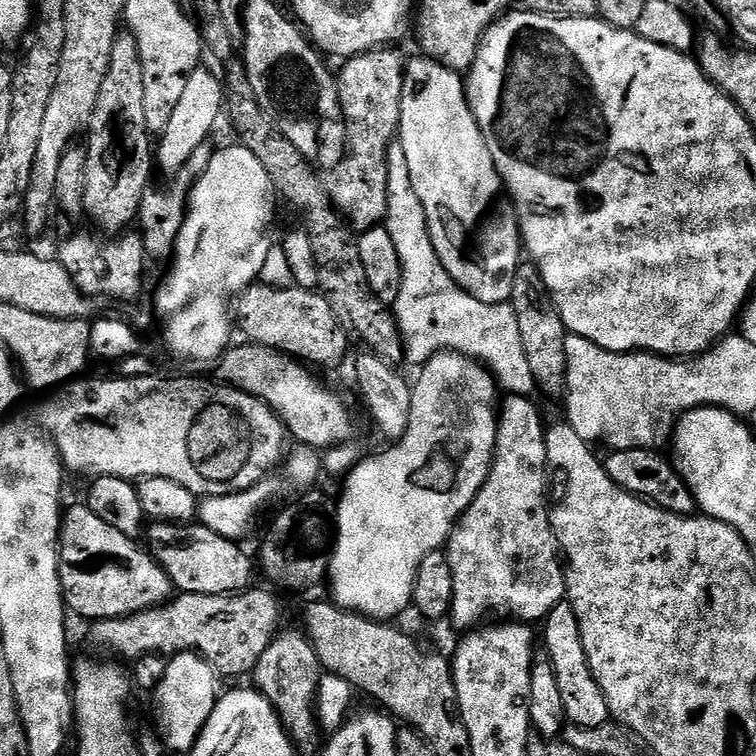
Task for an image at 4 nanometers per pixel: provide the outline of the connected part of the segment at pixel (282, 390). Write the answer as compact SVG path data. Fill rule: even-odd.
M251 342L245 345L245 348L229 347L218 361L219 379L225 385L249 392L268 405L284 423L287 435L291 439L293 436L297 445L327 450L353 439L351 410L344 405L338 393L331 392L315 376L315 371L309 370L301 361L285 356L283 352L275 352L273 348L262 348Z

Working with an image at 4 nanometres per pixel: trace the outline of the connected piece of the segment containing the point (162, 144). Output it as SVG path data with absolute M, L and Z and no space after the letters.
M197 66L190 74L186 82L186 91L182 93L182 98L178 101L178 106L174 106L174 115L166 126L166 130L159 137L158 147L154 156L157 165L165 168L168 174L176 173L179 168L187 162L187 159L198 150L209 139L212 127L220 120L220 112L226 108L226 93L219 75L207 72L204 66Z

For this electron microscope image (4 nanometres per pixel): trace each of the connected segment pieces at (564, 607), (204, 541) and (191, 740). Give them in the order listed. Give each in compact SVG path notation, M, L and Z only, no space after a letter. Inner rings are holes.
M561 602L544 617L542 627L544 648L548 651L545 652L546 659L554 666L554 674L558 674L558 691L562 693L562 706L566 706L567 723L578 728L593 728L609 723L606 698L598 682L594 682L594 674L590 674L586 650L582 646L582 630L578 630L574 610L567 602Z
M200 522L191 524L153 523L147 529L147 547L152 557L166 570L172 580L173 589L181 593L230 596L249 587L252 580L254 560L247 556L237 541L220 537Z
M184 652L171 657L167 663L168 669L165 678L154 693L156 704L160 707L158 731L169 753L184 752L184 754L188 754L198 742L216 705L218 673L203 656L194 652Z

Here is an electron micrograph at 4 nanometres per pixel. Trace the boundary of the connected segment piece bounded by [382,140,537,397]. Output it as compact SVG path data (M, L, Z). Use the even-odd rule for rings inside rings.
M398 140L389 146L387 158L388 205L382 226L398 250L398 262L402 262L402 290L398 290L394 315L407 363L423 366L441 352L458 352L483 364L507 395L531 397L537 391L534 370L530 370L530 362L526 362L522 333L518 330L518 318L514 318L511 303L482 302L450 278L434 250L426 226L426 212L422 210L414 182L410 182L410 166L406 166L405 150Z

